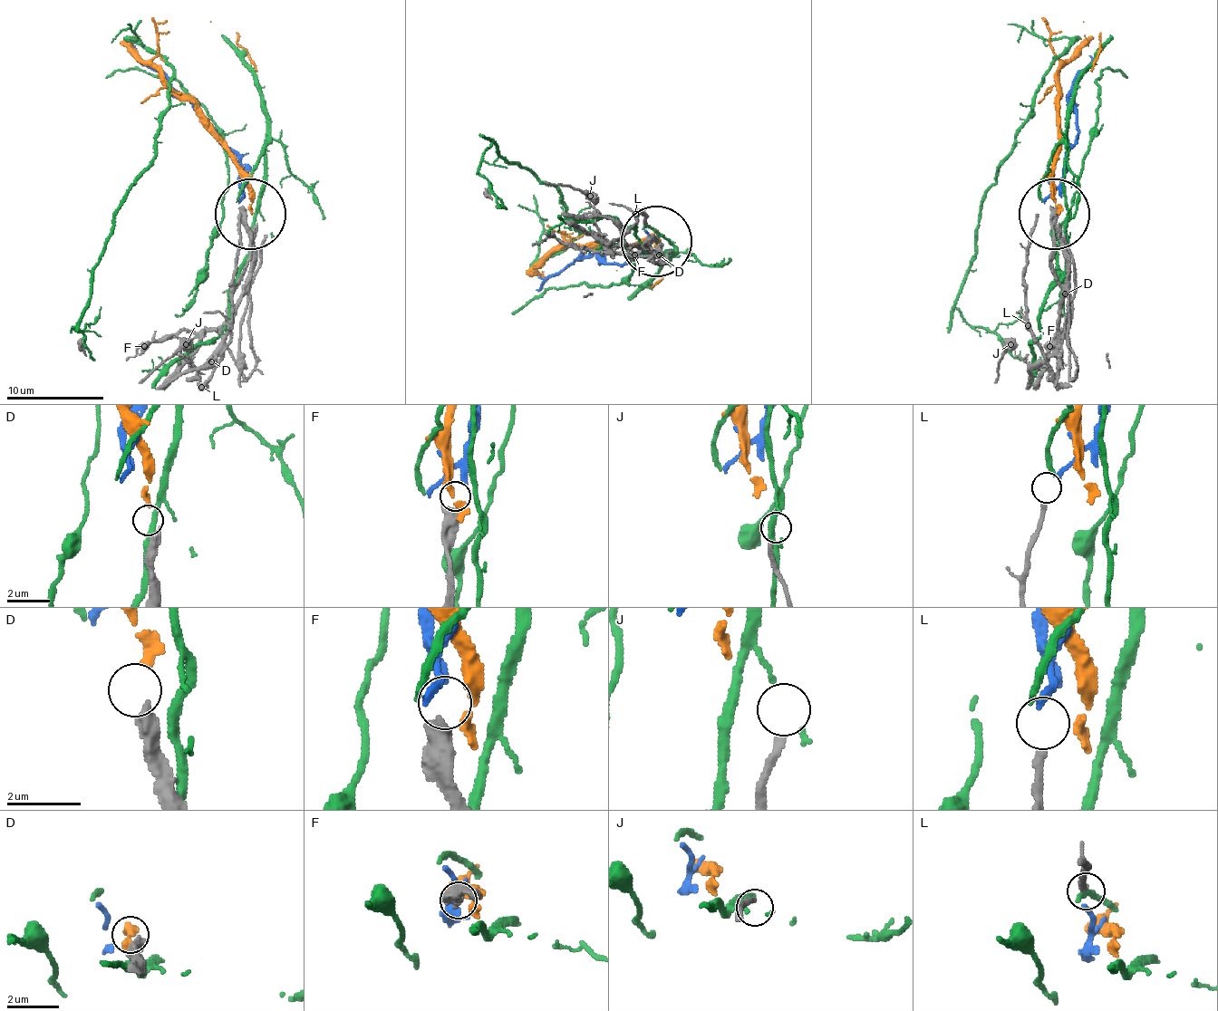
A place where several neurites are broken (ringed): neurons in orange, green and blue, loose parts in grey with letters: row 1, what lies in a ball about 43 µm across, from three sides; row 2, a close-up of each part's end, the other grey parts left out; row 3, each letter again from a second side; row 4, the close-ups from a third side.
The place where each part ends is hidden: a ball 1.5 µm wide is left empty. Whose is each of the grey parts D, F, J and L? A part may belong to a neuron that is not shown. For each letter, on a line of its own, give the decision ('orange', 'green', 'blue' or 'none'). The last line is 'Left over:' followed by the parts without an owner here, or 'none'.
D: orange
F: blue
J: none
L: green
Left over: J

